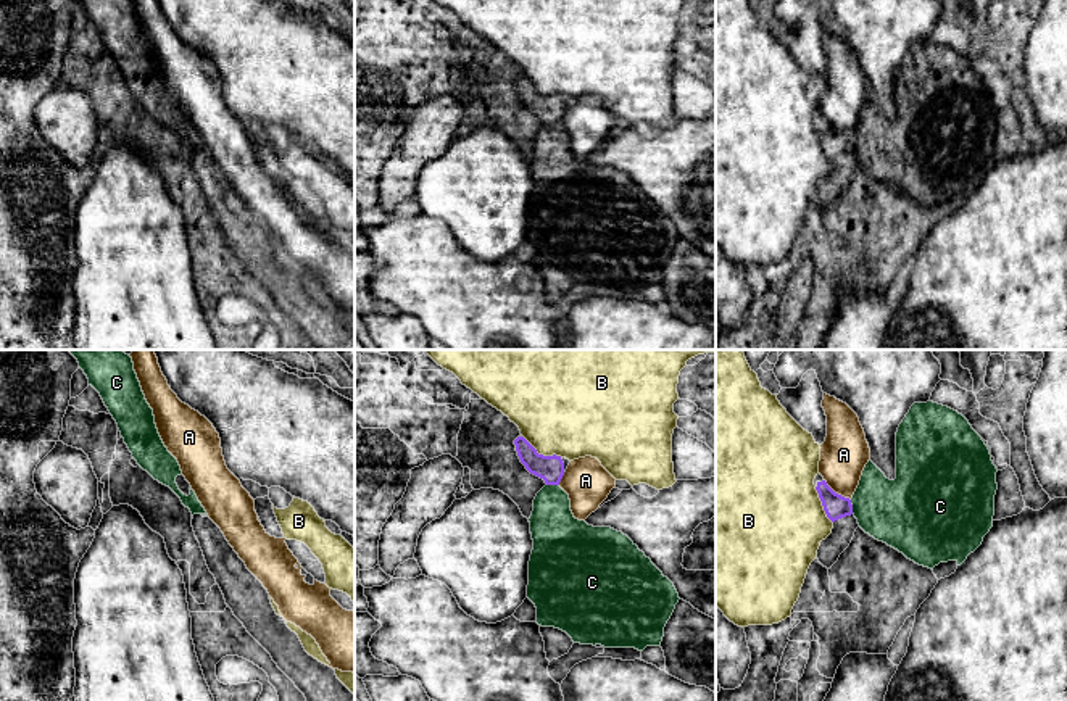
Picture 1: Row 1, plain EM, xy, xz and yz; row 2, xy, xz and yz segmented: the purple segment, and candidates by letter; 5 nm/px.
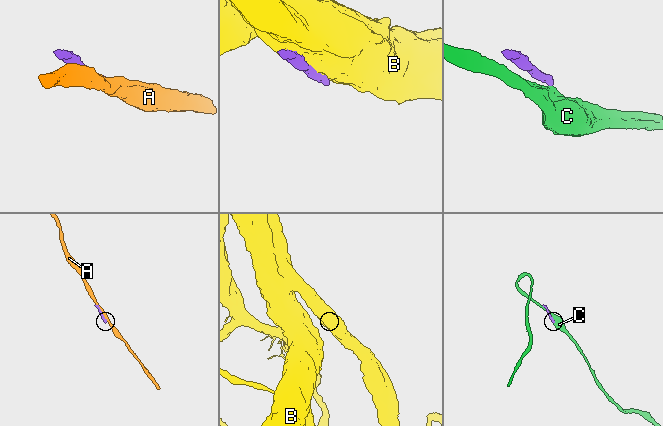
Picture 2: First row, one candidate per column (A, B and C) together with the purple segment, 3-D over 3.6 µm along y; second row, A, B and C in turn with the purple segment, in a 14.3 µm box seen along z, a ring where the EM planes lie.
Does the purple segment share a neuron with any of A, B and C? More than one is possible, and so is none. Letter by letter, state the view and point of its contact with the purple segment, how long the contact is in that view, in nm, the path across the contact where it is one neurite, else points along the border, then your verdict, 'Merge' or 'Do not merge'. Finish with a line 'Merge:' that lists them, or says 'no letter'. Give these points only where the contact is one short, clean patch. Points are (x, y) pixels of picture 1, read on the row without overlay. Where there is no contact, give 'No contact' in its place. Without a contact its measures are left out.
A: Touches purple at yz (837, 132). Shared border 170 nm. Do not merge
B: Touches purple at xz (542, 94). Shared border 220 nm. Do not merge
C: Touches purple at yz (851, 145). Shared border 70 nm. Boundary: yz (850, 139), (853, 152). Do not merge
Merge: no letter

